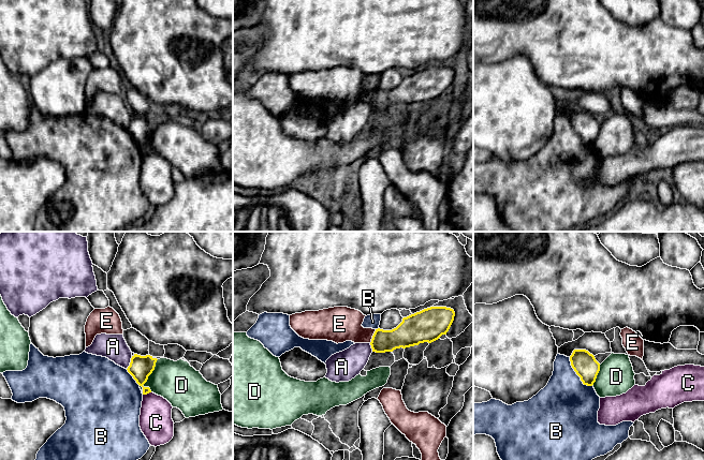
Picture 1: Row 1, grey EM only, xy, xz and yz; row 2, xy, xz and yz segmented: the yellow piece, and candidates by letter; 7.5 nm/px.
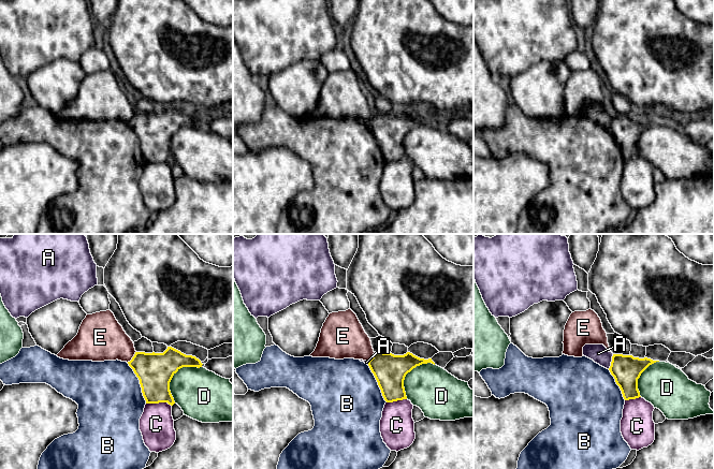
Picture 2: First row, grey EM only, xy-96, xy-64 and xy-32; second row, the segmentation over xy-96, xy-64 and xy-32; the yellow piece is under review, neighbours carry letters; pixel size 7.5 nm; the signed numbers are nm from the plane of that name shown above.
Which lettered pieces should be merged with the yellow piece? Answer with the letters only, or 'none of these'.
none of these

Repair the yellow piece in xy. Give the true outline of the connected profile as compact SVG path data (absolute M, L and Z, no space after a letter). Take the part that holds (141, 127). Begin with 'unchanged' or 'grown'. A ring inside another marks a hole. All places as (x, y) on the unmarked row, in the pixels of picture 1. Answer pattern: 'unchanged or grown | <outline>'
unchanged | M134 114L131 118L130 125L127 130L136 143L143 147L143 154L151 152L149 147L144 147L143 145L147 142L148 136L155 130L157 120L157 118L153 118L150 115L141 116Z

